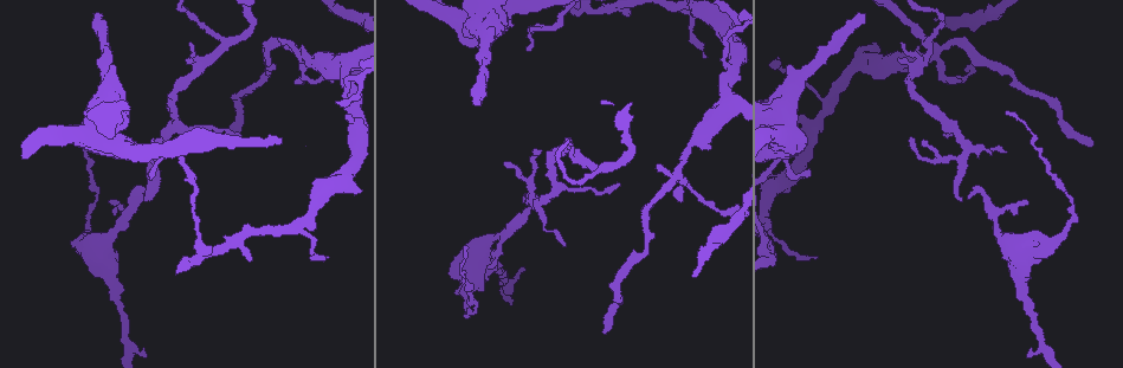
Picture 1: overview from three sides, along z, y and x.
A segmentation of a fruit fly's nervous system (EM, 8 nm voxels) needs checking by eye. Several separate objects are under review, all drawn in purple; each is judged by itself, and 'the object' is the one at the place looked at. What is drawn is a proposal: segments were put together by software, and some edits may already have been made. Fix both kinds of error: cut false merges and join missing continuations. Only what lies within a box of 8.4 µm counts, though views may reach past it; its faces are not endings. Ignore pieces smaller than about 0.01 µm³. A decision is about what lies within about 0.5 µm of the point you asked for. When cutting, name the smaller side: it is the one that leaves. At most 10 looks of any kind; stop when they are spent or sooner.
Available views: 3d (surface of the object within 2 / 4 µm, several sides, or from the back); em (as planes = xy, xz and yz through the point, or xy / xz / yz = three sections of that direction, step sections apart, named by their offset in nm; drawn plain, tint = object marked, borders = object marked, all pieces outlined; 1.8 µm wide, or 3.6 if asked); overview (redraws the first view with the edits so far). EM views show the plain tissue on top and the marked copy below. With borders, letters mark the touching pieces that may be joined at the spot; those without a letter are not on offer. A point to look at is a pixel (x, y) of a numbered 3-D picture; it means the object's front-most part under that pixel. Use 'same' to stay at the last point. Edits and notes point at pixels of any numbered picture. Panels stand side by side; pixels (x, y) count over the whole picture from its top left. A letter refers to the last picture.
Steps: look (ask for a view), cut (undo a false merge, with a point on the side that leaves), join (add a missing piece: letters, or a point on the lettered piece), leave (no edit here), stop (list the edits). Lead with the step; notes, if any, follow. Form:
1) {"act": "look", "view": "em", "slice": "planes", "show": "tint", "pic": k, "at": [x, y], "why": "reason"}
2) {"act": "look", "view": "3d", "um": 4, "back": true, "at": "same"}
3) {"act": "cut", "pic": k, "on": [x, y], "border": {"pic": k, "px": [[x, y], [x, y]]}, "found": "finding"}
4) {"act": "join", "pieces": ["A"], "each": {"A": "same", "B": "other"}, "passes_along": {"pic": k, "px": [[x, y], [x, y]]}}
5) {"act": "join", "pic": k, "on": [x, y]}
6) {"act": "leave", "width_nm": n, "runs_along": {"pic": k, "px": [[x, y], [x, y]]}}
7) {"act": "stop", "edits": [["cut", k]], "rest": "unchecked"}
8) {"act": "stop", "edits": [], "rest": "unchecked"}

{"act": "look", "view": "em", "slice": "xy", "step": 8, "show": "borders", "pic": 1, "at": [468, 246], "why": "thin end"}

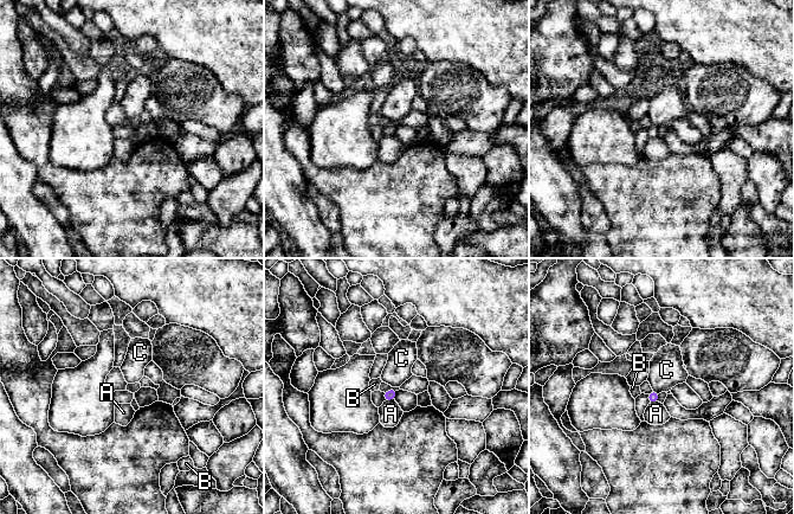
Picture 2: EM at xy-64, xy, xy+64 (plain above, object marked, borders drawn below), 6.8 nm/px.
{"act": "look", "view": "em", "slice": "planes", "show": "borders", "at": "same", "why": "another direction"}

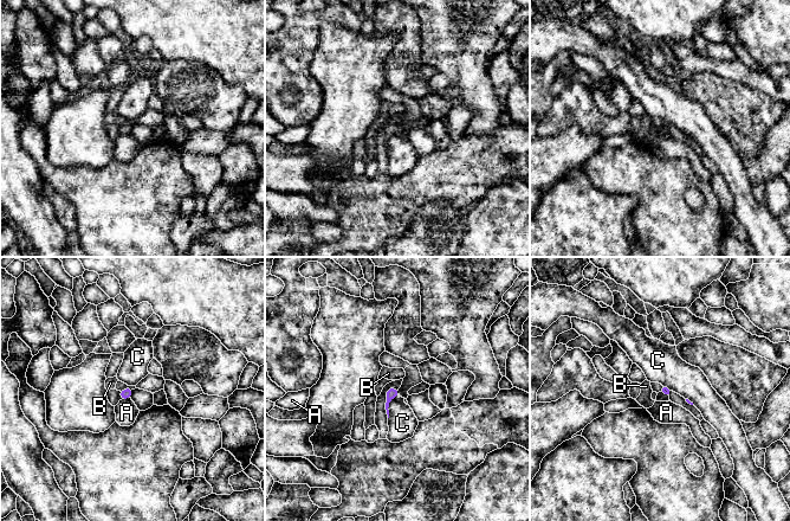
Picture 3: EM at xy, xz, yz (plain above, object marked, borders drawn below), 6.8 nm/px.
{"act": "leave", "width_nm": 50, "longest_contact_nm": ["C", 170], "each": {"A": "other", "B": "other", "C": "other"}, "found": "none of them fits"}

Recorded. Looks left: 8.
{"act": "look", "view": "em", "slice": "xy", "step": 8, "show": "tint", "pic": 1, "at": [1092, 145], "why": "an open end"}

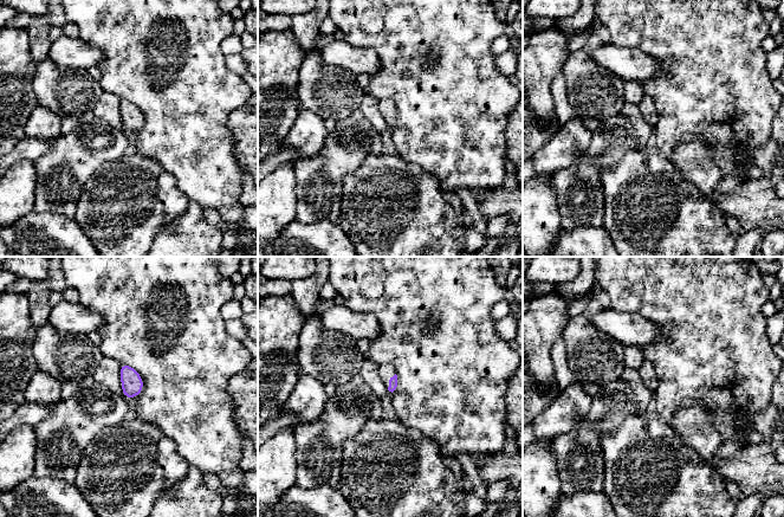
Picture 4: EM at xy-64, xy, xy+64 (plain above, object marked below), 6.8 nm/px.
{"act": "look", "view": "em", "slice": "planes", "show": "borders", "at": "same"}

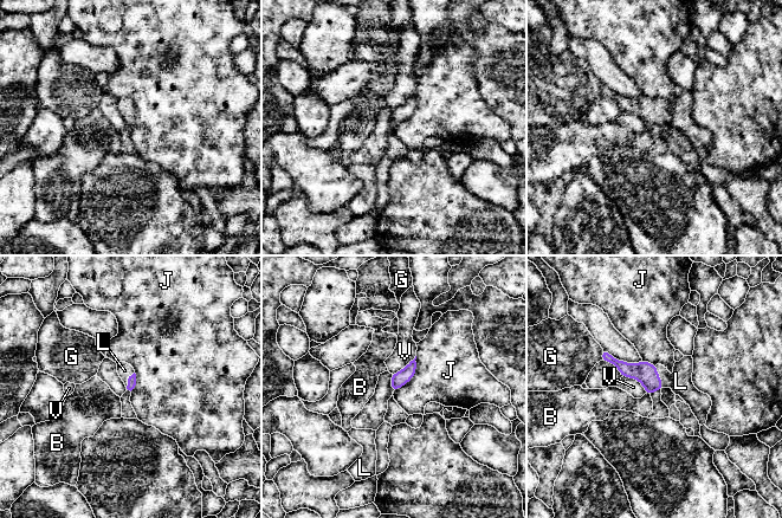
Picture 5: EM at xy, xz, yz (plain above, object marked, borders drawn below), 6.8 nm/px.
{"act": "join", "pieces": ["L"], "each": {"B": "other", "G": "other", "J": "other", "L": "same", "V": "other"}, "found": "it goes on there"}

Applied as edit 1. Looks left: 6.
{"act": "look", "view": "3d", "um": 2, "pic": 1, "at": [963, 158], "why": "abrupt turn"}

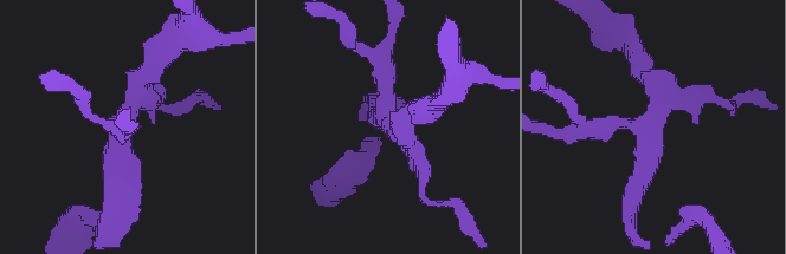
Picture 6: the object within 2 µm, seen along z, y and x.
{"act": "look", "view": "em", "slice": "xz", "step": 16, "show": "borders", "pic": 6, "at": [386, 120], "why": "shape alone is not enough"}

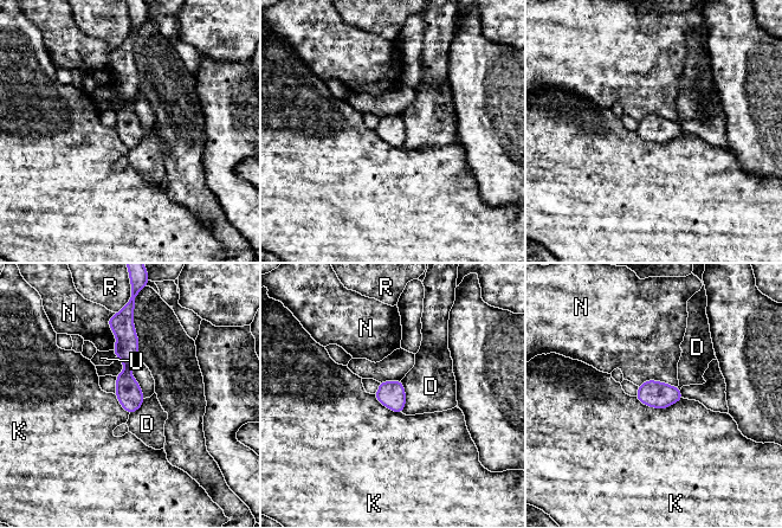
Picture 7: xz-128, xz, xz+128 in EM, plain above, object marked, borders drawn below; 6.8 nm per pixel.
{"act": "leave", "width_nm": 180, "each": {"D": "other", "K": "other", "N": "other", "R": "other", "U": "other"}, "runs_along": {"pic": 7, "px": [[122, 327], [133, 409]]}, "found": "one neuron here"}

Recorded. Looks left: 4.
{"act": "look", "view": "em", "slice": "planes", "show": "tint", "pic": 1, "at": [932, 57]}

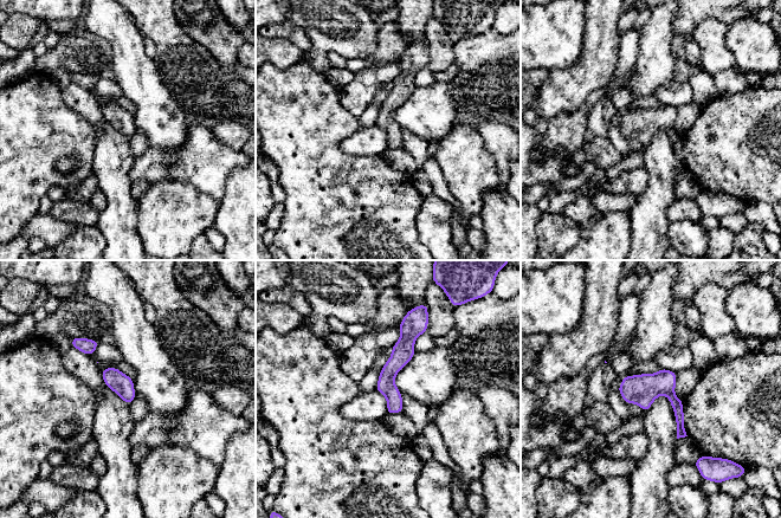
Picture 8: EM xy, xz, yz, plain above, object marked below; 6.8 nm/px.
{"act": "look", "view": "em", "slice": "planes", "show": "borders", "at": "same", "why": "what lies round it"}

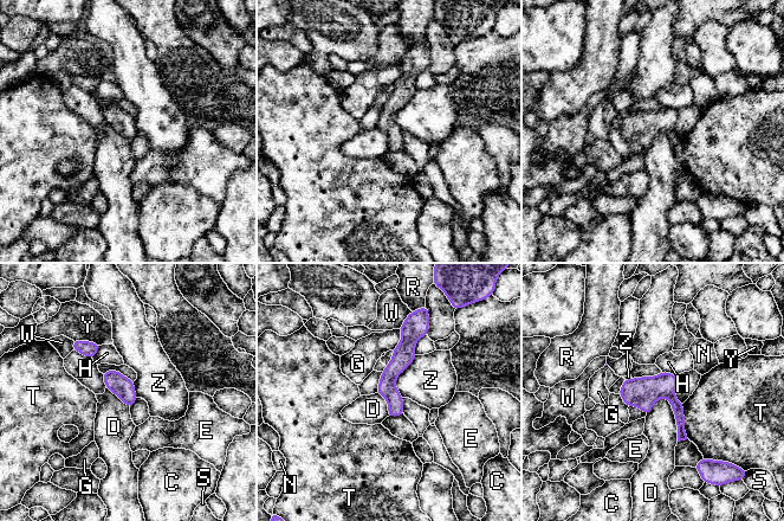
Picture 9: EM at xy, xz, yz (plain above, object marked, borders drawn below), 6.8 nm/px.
{"act": "leave", "width_nm": 120, "each": {"C": "other", "D": "other", "E": "other", "G": "other", "H": "other", "N": "other", "R": "other", "S": "other", "T": "other", "W": "other", "Y": "other", "Z": "other"}, "found": "continuous, no second neuron"}

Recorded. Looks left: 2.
{"act": "stop", "edits": [["join", 5]], "rest": "unchecked"}

